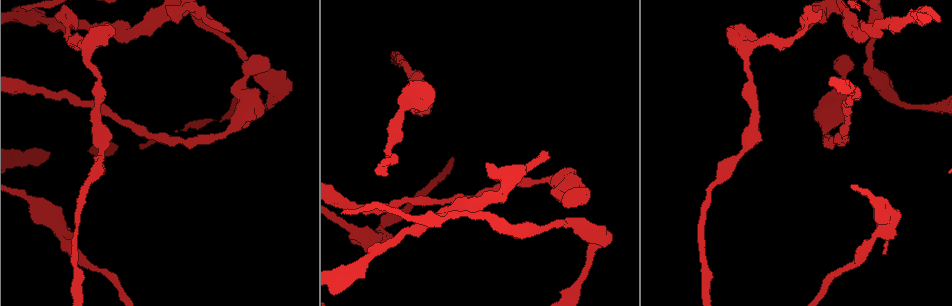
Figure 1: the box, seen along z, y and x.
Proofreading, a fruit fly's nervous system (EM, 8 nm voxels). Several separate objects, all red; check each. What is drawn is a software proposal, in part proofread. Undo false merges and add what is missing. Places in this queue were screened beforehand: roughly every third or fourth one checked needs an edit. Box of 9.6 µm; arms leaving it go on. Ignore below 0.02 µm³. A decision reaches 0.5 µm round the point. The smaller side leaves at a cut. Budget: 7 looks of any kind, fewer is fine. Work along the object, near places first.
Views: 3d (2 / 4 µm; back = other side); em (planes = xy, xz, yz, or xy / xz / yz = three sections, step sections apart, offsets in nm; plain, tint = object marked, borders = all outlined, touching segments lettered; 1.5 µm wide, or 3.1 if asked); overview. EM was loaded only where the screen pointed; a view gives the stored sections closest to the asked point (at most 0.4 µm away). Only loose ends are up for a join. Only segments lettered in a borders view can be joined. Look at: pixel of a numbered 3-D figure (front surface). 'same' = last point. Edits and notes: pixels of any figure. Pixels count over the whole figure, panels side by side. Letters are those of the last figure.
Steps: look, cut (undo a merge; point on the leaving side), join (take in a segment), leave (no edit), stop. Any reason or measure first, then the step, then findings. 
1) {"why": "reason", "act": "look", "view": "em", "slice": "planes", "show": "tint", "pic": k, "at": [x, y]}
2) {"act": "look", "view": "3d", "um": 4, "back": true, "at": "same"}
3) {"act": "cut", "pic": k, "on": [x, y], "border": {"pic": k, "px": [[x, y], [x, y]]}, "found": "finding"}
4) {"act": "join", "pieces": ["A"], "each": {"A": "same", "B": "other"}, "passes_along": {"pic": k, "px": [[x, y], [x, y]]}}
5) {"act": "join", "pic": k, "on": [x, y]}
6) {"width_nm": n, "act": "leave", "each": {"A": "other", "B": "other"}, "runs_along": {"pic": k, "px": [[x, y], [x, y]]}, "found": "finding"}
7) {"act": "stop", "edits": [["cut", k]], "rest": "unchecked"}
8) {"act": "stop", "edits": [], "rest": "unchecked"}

{"why": "an open end", "act": "look", "view": "3d", "um": 4, "pic": 1, "at": [548, 156]}

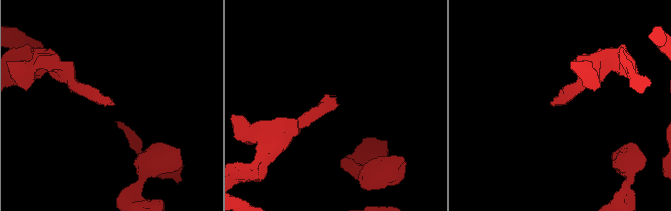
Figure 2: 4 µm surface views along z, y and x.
{"why": "shape alone is not enough", "act": "look", "view": "em", "slice": "planes", "show": "plain", "pic": 2, "at": [335, 108]}

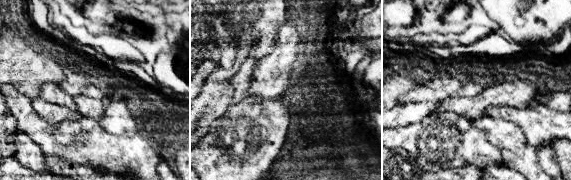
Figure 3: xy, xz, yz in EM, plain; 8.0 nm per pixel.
{"why": "see the neighbours", "act": "look", "view": "em", "slice": "planes", "show": "borders", "at": "same"}

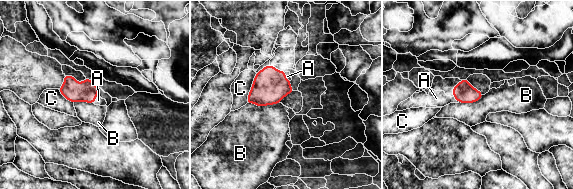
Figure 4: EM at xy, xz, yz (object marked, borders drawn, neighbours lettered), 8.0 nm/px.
{"act": "join", "pieces": ["A"], "each": {"A": "same", "B": "other", "C": "other"}, "passes_along": {"pic": 4, "px": [[87, 91], [94, 99], [98, 100]]}, "found": "the cell continues"}

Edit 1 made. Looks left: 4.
{"why": "redraw", "act": "look", "view": "overview"}

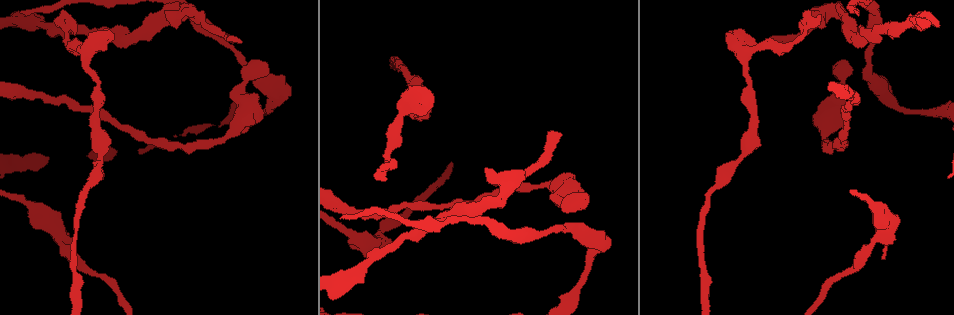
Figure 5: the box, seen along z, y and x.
{"why": "thick turns thin", "act": "look", "view": "3d", "um": 4, "pic": 5, "at": [552, 229]}

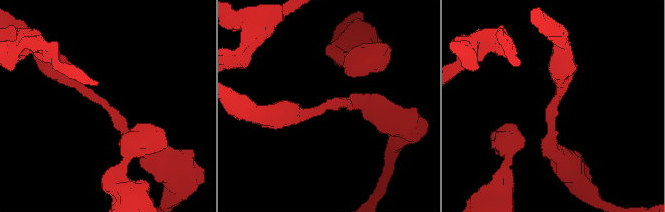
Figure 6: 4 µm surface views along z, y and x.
{"arm_widths_nm": [200, 240], "act": "look", "view": "em", "slice": "planes", "show": "tint", "pic": 6, "at": [556, 104]}

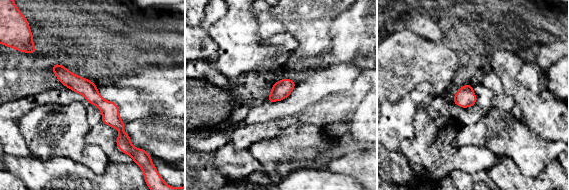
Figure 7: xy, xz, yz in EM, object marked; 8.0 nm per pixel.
{"why": "what lies round it", "act": "look", "view": "em", "slice": "planes", "show": "borders", "at": "same"}

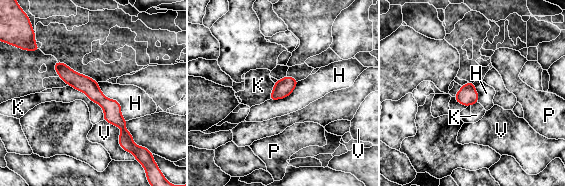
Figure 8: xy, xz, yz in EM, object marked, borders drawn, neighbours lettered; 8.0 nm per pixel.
{"act": "leave", "each": {"H": "other", "K": "other", "P": "other", "V": "other"}, "runs_along": {"pic": 8, "px": [[58, 64], [112, 111], [125, 142]]}, "found": "all the same cell"}

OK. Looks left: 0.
{"act": "stop", "edits": [["join", 4]], "rest": "unchecked"}

